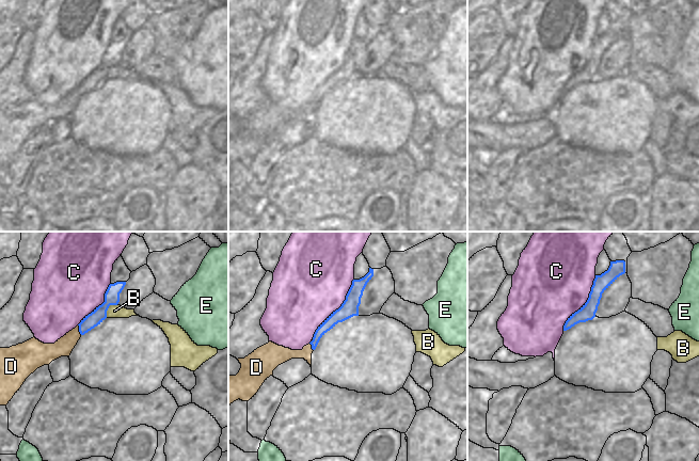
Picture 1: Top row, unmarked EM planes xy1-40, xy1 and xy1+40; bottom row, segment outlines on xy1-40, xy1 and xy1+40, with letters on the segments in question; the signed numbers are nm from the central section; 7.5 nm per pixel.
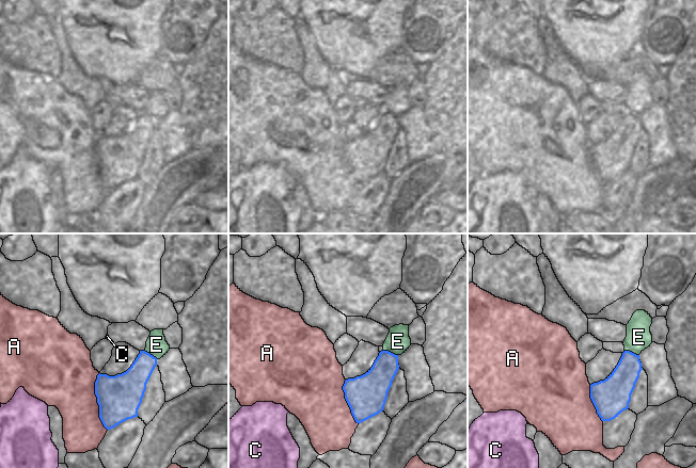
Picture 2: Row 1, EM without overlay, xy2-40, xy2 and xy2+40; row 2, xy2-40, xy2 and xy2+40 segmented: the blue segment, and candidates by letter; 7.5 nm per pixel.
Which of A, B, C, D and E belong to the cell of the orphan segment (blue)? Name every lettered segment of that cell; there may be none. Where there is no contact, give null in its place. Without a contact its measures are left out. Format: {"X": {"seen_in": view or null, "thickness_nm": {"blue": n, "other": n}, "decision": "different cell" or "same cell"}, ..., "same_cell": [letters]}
{"A": {"seen_in": "xy2-40", "thickness_nm": {"blue": 320, "other": 380}, "decision": "different cell"}, "B": {"seen_in": "xy1-40", "thickness_nm": {"blue": 110, "other": 100}, "decision": "different cell"}, "C": {"seen_in": "xy1", "thickness_nm": {"blue": 130, "other": 480}, "decision": "different cell"}, "D": {"seen_in": "xy1-40", "thickness_nm": {"blue": 110, "other": 140}, "decision": "same cell"}, "E": {"seen_in": "xy2", "thickness_nm": {"blue": 220, "other": 180}, "decision": "different cell"}, "same_cell": ["D"]}

